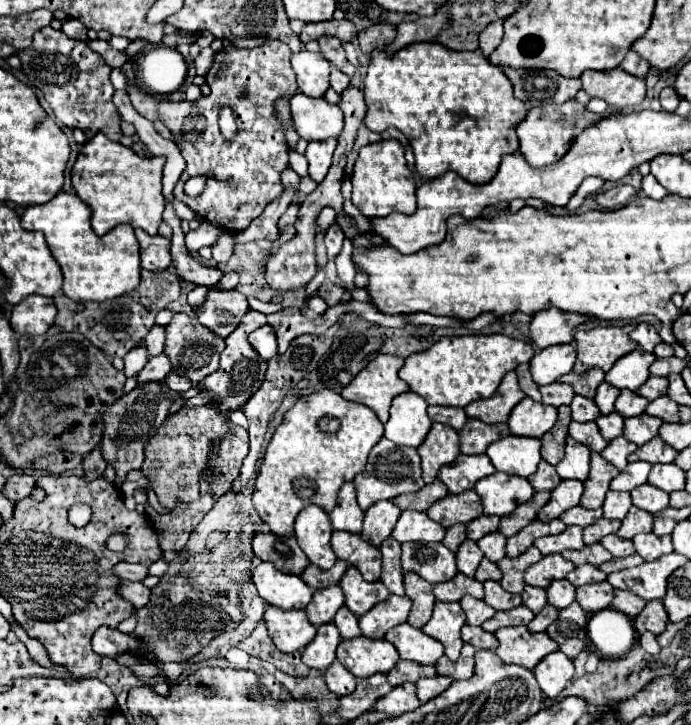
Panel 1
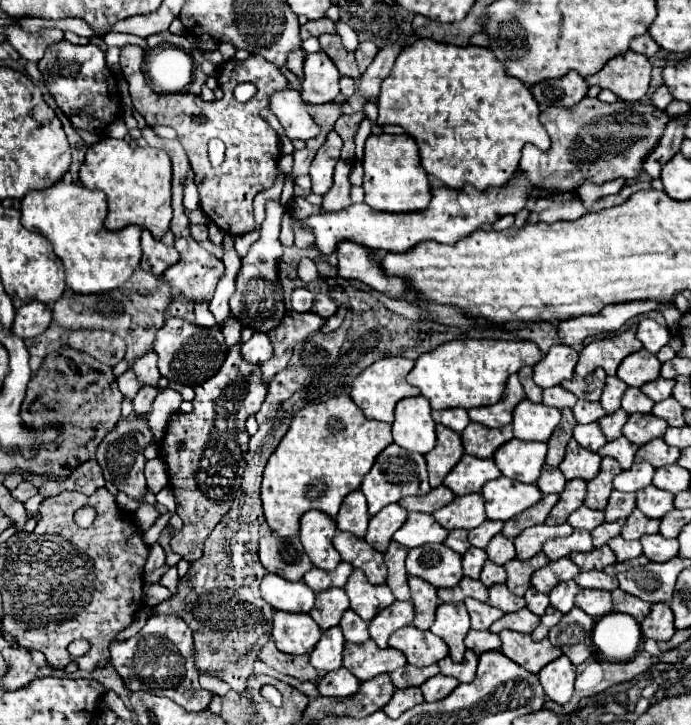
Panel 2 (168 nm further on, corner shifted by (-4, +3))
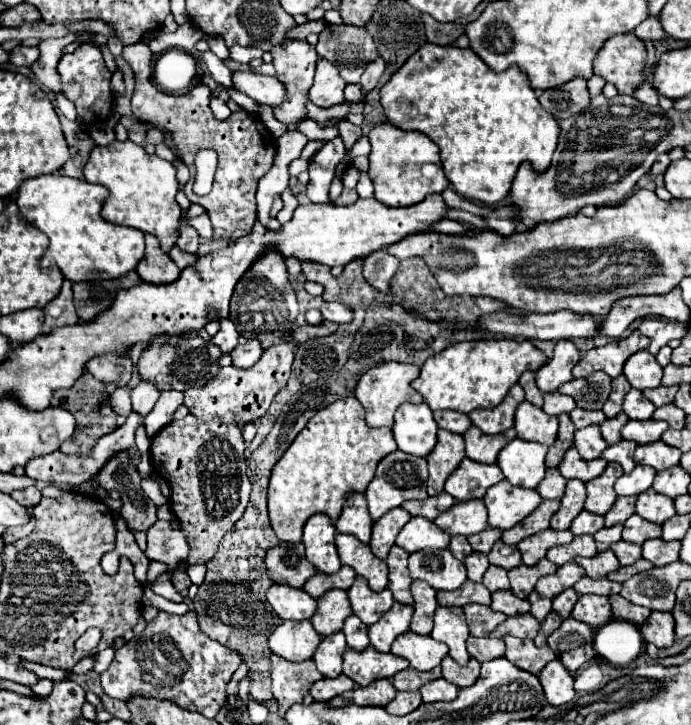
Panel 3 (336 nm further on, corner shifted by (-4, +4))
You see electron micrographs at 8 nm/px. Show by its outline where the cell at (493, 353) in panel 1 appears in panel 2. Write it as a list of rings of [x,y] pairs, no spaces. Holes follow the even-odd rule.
[[[457,339],[439,345],[435,351],[417,359],[407,381],[429,399],[431,409],[473,409],[493,405],[501,399],[511,373],[521,367],[537,365],[541,351],[533,341],[503,341],[503,339]]]

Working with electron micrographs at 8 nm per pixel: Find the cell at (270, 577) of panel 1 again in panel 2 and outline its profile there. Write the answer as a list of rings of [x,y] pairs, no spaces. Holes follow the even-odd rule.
[[[265,575],[261,581],[261,597],[277,611],[309,613],[315,603],[315,593],[301,581],[289,583],[279,575]]]

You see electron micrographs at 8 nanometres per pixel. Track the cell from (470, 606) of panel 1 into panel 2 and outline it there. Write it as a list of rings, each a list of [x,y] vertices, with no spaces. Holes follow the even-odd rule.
[[[465,599],[465,605],[467,605],[469,617],[471,617],[471,629],[477,629],[477,631],[489,629],[493,621],[497,621],[505,615],[501,609],[495,609],[491,605],[475,601],[475,599]]]

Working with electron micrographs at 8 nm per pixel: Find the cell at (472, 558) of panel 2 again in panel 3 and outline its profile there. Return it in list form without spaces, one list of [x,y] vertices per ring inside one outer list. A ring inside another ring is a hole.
[[[473,552],[465,558],[465,566],[467,566],[467,578],[473,580],[473,582],[481,582],[481,578],[483,578],[487,566],[489,566],[489,560],[487,560],[485,554]]]

